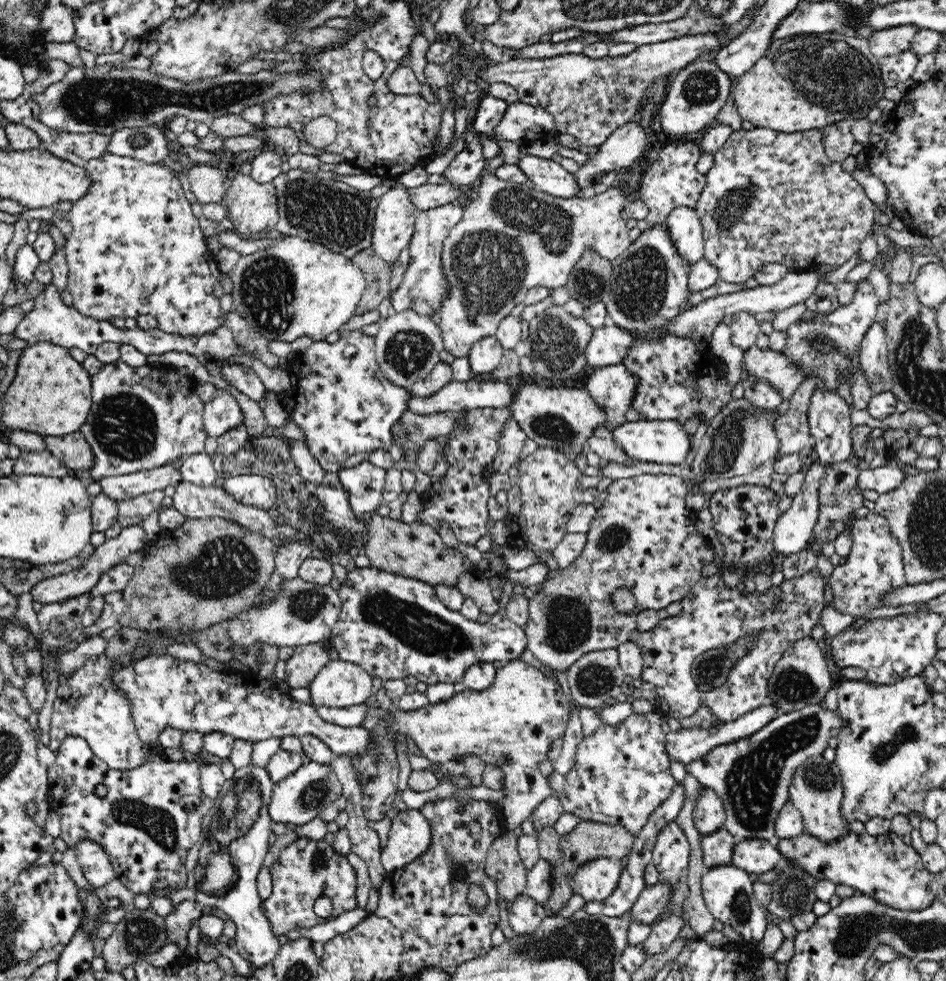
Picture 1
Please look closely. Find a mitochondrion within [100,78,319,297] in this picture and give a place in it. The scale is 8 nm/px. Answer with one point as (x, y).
(137, 141)

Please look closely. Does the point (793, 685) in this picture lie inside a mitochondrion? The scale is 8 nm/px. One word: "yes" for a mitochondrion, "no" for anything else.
yes

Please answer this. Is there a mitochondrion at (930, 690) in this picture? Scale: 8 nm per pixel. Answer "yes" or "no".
no

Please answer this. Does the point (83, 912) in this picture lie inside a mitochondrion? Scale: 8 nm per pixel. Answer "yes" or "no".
no

